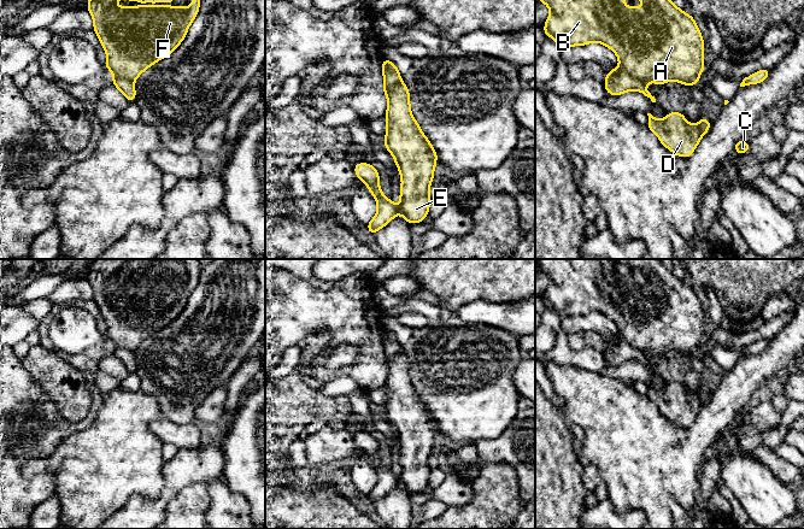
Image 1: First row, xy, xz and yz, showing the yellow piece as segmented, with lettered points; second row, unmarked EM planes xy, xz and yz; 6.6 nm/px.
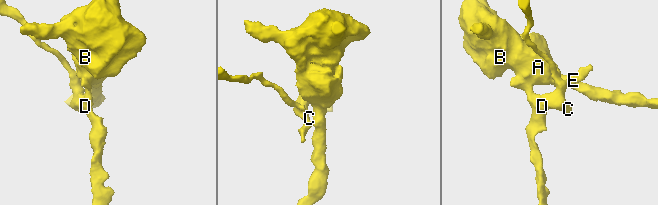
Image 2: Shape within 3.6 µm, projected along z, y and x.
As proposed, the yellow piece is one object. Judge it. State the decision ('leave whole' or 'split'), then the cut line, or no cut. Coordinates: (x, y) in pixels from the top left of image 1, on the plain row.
split; cut in yz along (618, 338), (622, 338), (643, 352)

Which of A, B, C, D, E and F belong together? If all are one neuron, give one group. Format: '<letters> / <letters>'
A B E F / C D

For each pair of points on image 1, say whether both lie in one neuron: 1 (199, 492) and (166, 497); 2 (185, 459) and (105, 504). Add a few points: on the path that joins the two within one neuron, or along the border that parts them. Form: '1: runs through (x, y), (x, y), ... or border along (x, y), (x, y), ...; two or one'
1: border along (201, 482), (186, 486), (169, 503), (164, 516); two
2: border along (165, 462), (163, 466), (163, 487), (152, 498); two

